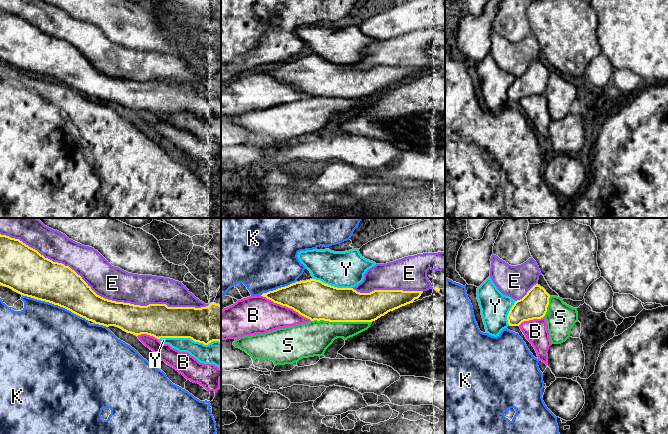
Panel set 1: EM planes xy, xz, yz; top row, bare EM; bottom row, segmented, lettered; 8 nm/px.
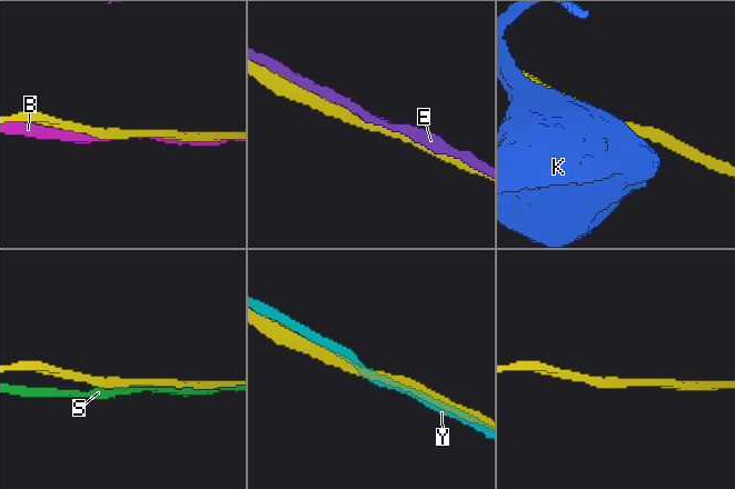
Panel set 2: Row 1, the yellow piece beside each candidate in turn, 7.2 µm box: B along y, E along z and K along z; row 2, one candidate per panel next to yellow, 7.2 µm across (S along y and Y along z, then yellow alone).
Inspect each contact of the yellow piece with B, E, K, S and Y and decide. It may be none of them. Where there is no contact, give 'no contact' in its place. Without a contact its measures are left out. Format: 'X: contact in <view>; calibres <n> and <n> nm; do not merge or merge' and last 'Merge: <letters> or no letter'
B: contact in xz; calibres 320 and 300 nm; do not merge
E: contact in xy; calibres 260 and 260 nm; do not merge
K: contact in xy; calibres 340 and 500 nm; do not merge
S: contact in xz; calibres 300 and 260 nm; do not merge
Y: contact in xy; calibres 300 and 180 nm; do not merge
Merge: no letter

